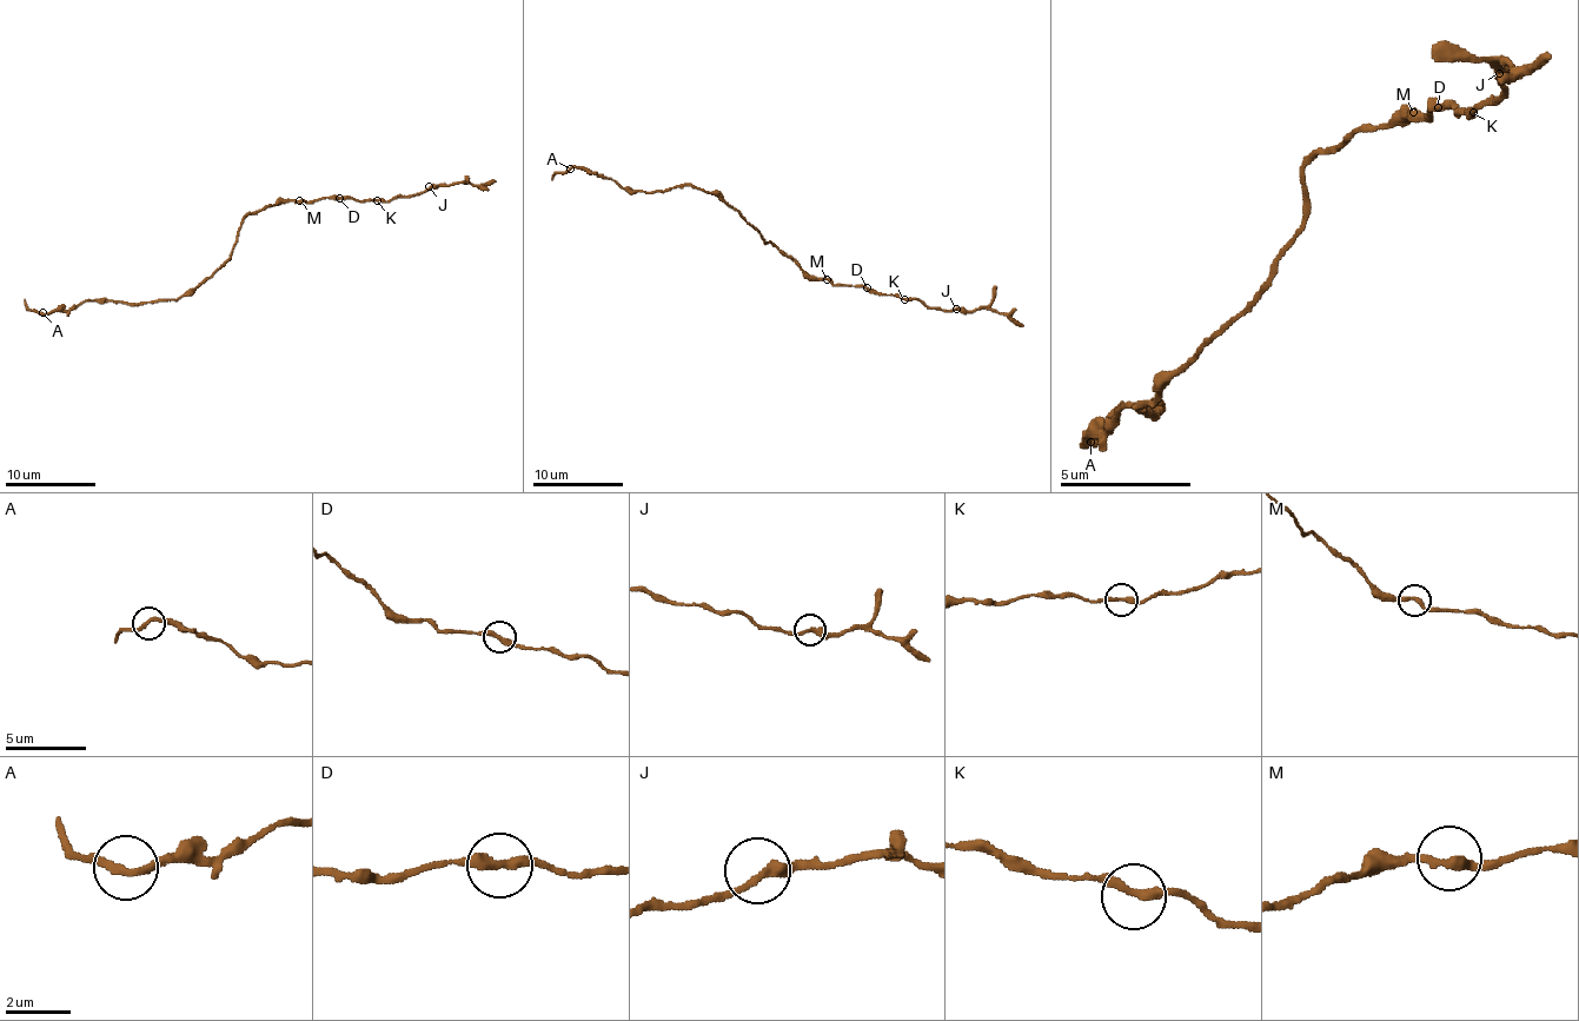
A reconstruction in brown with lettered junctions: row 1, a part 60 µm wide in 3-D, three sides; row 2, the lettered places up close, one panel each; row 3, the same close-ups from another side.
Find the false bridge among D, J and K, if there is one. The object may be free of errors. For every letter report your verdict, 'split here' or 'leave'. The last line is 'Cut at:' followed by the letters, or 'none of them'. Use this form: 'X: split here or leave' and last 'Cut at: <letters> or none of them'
D: split here
J: leave
K: leave
Cut at: D

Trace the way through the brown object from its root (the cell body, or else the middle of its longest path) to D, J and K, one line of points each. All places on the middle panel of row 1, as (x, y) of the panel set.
D: (769, 242), (809, 274), (827, 277), (834, 284), (868, 289)
J: (769, 242), (809, 274), (827, 277), (834, 284), (868, 286), (883, 296), (917, 298), (929, 306), (956, 309)
K: (769, 242), (809, 274), (827, 277), (834, 284), (868, 286), (904, 299)

